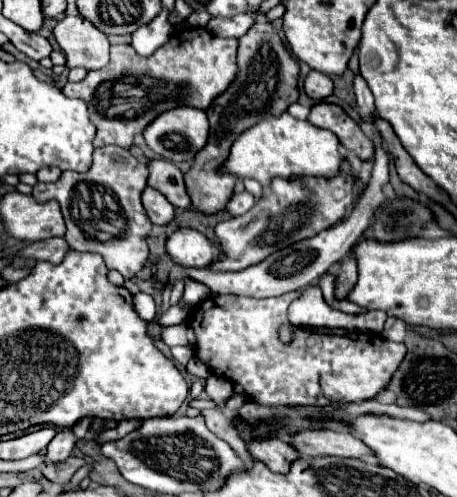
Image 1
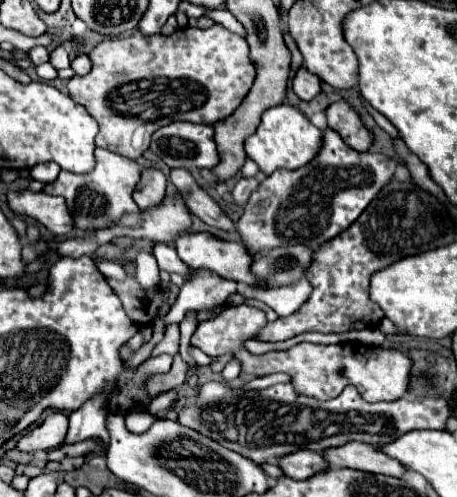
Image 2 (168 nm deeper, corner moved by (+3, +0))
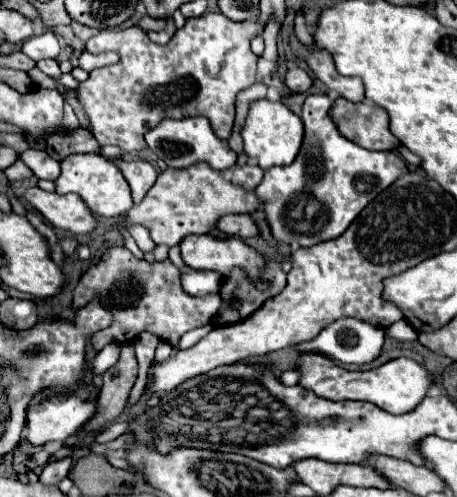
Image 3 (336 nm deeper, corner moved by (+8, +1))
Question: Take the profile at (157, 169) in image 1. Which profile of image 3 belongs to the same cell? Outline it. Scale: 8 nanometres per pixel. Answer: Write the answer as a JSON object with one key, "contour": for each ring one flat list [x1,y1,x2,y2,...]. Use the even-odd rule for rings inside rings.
{"contour":[[226,215,222,217,218,229,226,235,238,235,238,237,258,237,258,225,250,215]]}

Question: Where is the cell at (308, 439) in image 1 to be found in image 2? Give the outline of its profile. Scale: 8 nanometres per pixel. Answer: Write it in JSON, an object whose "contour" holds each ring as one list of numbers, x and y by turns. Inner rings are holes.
{"contour":[[347,442,337,448,325,448,321,450,321,456,327,460,329,466,337,468,355,468,363,472,389,474,395,478,401,478,401,474,405,472,405,466,365,442]]}

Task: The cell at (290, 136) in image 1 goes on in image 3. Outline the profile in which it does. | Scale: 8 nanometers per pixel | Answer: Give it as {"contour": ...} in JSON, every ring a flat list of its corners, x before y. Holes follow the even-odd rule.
{"contour":[[258,99,258,101,250,103,246,121,240,129,240,135,244,139,246,155,256,159,262,169,270,169,274,165,290,165,294,161,294,157,298,155,298,149,302,145,304,125,300,123,300,117,294,115,282,101]]}

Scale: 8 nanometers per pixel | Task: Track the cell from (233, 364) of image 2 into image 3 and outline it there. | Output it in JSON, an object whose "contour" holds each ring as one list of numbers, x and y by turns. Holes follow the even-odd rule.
{"contour":[[342,317,342,319,326,325,316,339,296,345,296,349,300,349,300,351,316,351,316,353,328,355,328,357,336,359,342,365,366,365,366,363,372,363,374,359,380,357,384,337,386,337,386,333,380,327,374,327,374,325,370,325,370,323,362,321,362,319,356,319,356,317]]}

